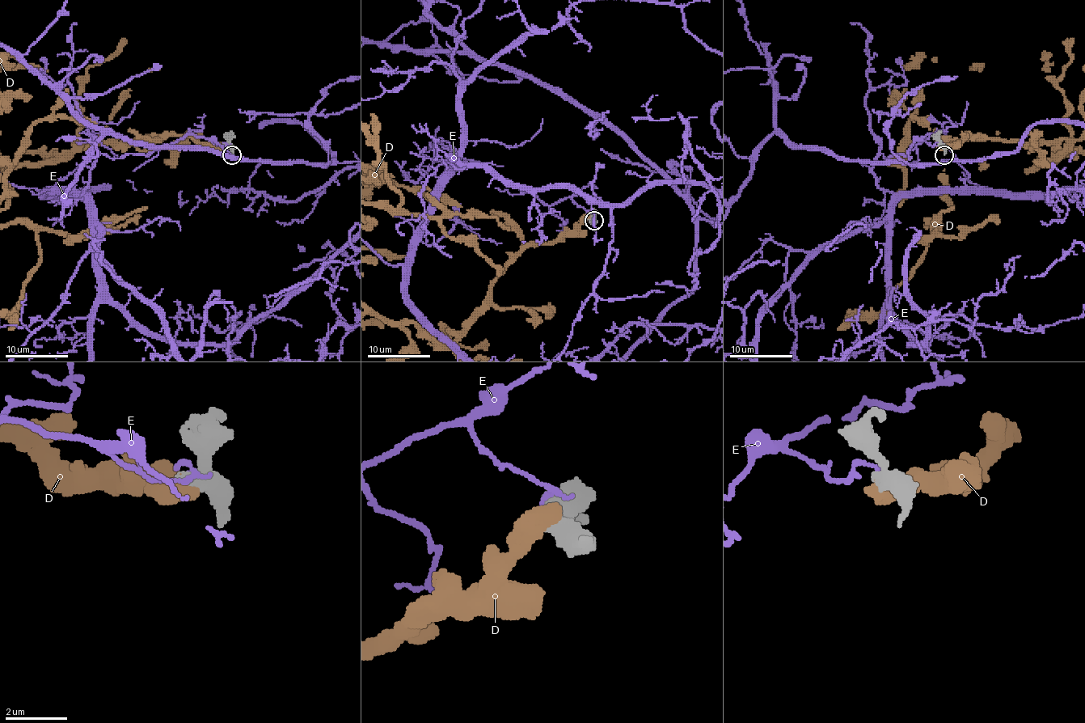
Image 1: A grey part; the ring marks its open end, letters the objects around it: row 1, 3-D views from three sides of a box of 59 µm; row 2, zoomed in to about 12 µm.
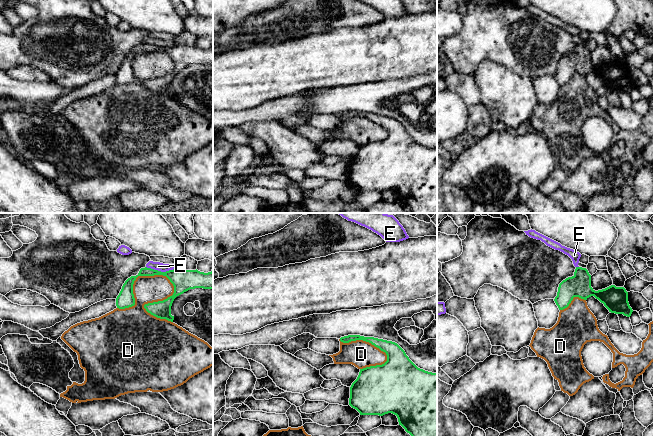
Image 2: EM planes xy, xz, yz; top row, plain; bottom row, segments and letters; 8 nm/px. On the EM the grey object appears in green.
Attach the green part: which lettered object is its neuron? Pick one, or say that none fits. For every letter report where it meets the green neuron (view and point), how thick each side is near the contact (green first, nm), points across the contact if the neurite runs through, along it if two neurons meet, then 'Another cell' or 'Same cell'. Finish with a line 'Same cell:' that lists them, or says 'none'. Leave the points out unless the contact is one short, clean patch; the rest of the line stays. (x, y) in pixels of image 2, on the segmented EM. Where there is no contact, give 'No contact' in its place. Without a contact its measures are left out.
D: Touches green at xy (135, 279). Thickness 140 nm (green) against 220 nm. Another cell
E: Touches green at xy (162, 272). Thickness 180 nm (green) against 70 nm. Boundary: xy (146, 266), (161, 271), (177, 268). Another cell
Same cell: none

